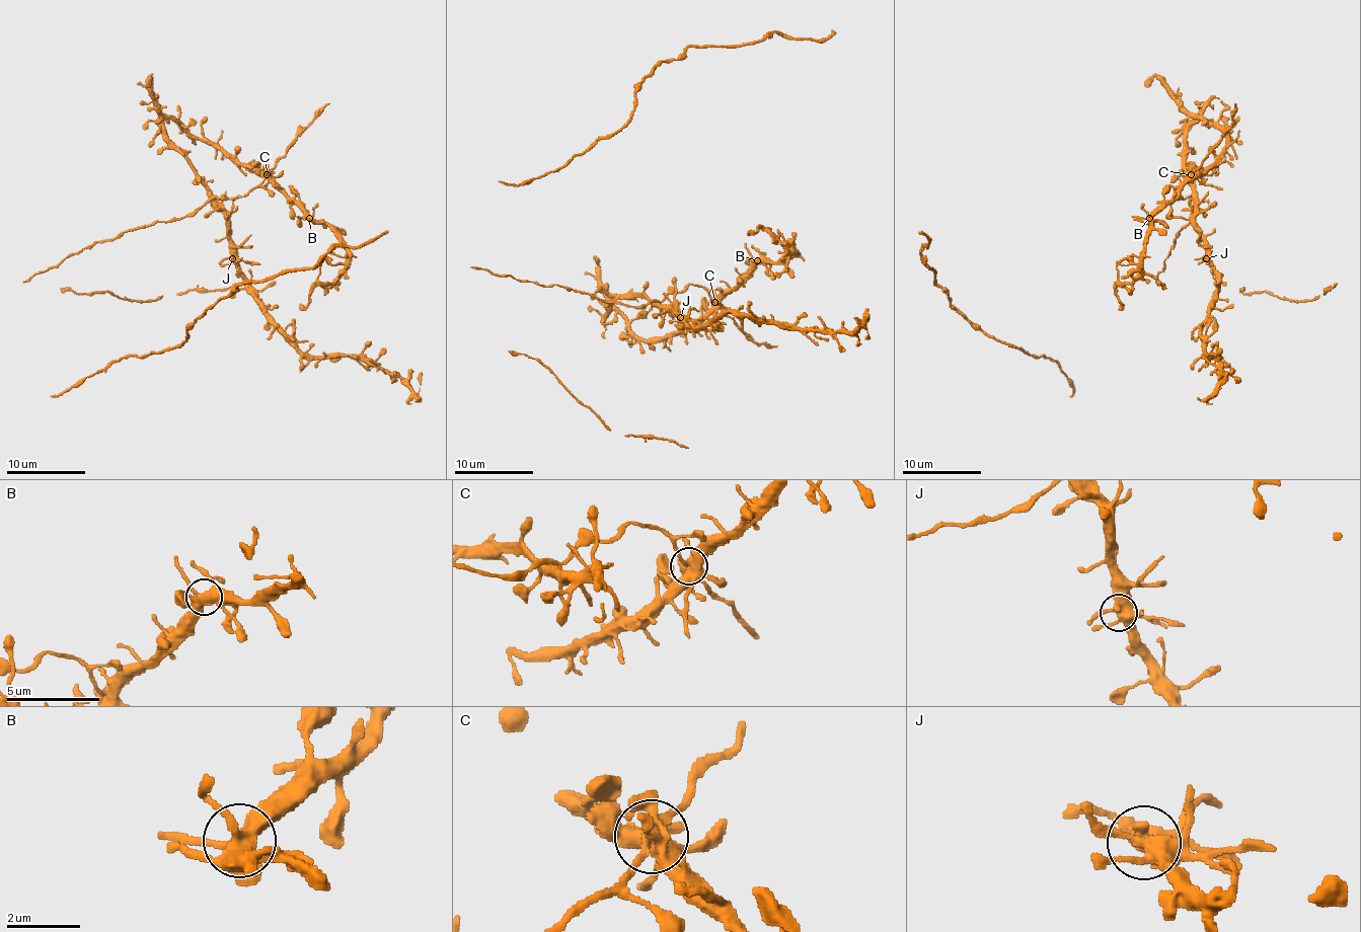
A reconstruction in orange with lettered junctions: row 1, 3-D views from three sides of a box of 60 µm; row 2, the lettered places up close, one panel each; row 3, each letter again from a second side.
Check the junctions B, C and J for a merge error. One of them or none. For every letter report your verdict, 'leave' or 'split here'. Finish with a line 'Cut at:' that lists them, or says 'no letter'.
B: leave
C: leave
J: leave
Cut at: no letter

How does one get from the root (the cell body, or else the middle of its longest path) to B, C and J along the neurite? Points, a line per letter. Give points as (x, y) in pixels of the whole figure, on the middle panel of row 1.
B: (482, 268), (543, 286), (568, 286), (605, 302), (647, 306), (690, 284), (731, 290), (757, 260)
C: (482, 268), (543, 286), (568, 286), (605, 302), (628, 306), (660, 302), (690, 284), (701, 286), (715, 302)
J: (482, 268), (543, 286), (568, 286), (605, 302), (674, 304), (680, 317)

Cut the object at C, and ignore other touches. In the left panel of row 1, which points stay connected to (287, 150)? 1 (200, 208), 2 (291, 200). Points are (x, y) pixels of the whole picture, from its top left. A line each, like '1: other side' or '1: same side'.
1: same side
2: other side

